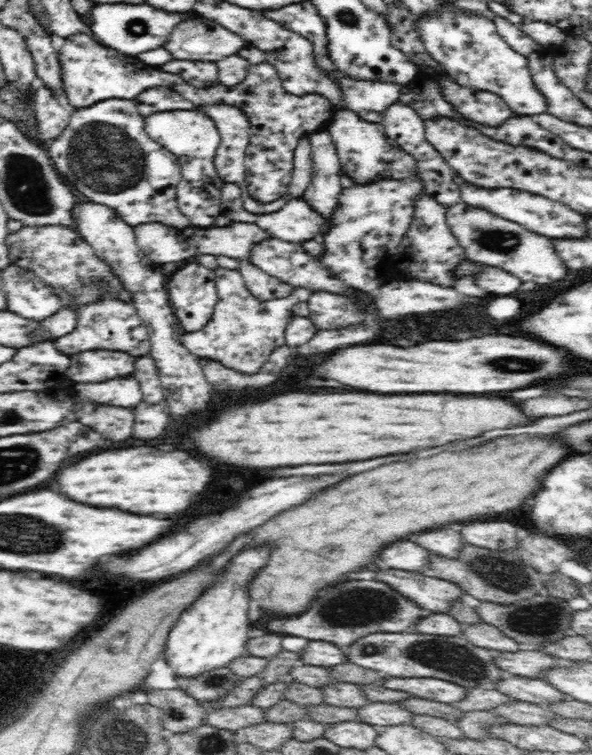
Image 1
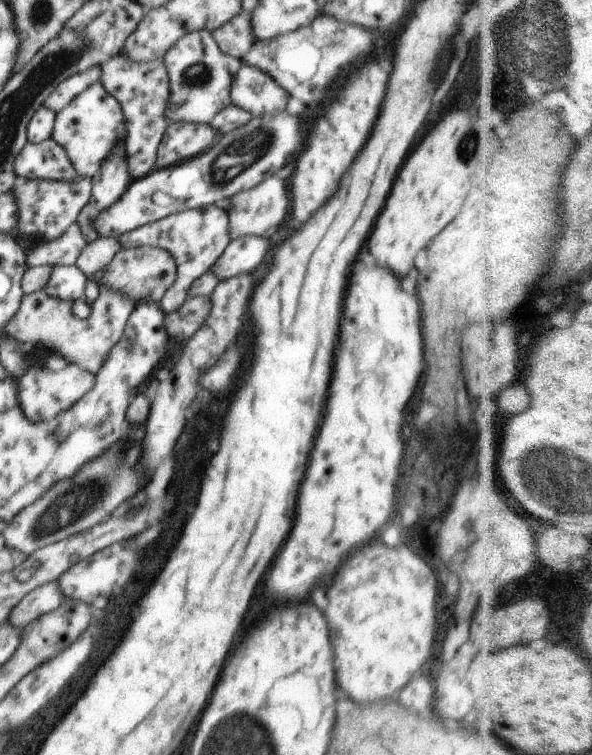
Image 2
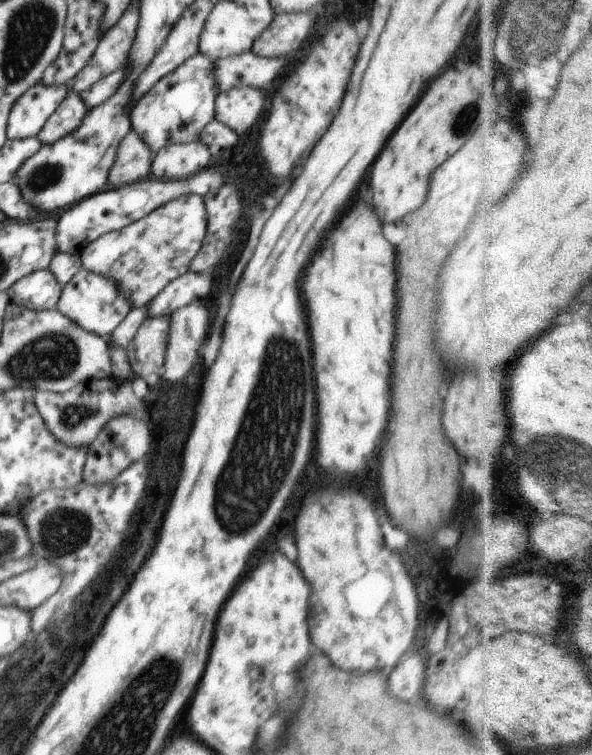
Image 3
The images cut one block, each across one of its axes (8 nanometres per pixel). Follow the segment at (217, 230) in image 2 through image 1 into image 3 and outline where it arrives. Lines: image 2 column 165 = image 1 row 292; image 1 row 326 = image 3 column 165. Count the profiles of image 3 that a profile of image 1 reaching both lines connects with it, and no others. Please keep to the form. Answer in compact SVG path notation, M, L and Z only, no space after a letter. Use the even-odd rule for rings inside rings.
M194 194L182 195L166 204L160 205L148 216L125 226L117 231L112 231L93 240L80 252L81 266L87 271L105 276L115 281L115 287L134 308L146 307L170 281L182 276L189 270L191 260L200 250L200 244L204 240L206 232L207 212L204 210L204 201L200 196Z

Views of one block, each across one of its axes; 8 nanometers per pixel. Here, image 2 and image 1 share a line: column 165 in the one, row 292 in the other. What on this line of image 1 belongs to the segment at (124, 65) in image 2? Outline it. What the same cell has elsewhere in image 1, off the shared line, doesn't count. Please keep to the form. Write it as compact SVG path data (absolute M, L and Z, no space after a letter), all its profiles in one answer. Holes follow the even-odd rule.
M46 225L43 227L23 226L18 232L13 233L9 232L6 237L11 262L32 271L42 282L53 288L63 287L73 296L74 304L84 306L84 304L96 302L100 298L110 296L110 291L115 291L113 294L115 298L131 304L132 293L114 275L112 267L96 256L92 246L78 231L62 225Z

